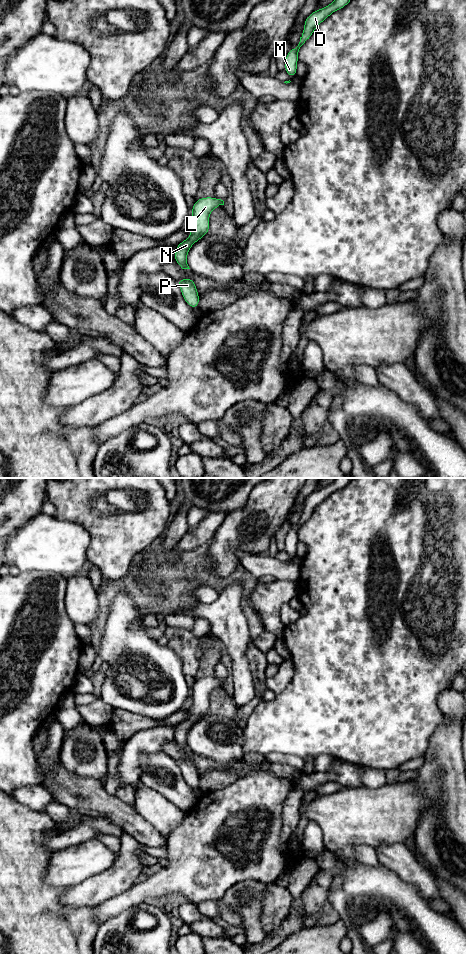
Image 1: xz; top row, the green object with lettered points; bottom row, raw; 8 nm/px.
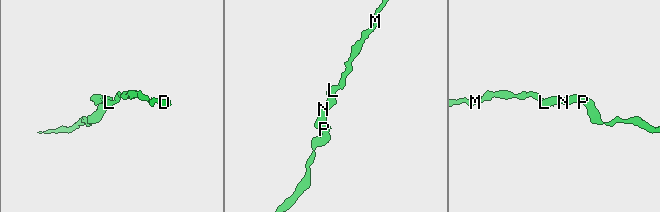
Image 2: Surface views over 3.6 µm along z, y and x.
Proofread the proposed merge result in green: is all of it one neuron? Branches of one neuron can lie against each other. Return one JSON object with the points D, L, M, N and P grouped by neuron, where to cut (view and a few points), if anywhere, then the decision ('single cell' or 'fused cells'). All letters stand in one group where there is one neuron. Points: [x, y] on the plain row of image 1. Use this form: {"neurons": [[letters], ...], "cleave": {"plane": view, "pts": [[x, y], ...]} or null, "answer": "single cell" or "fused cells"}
{"neurons": [["D", "L", "M", "N", "P"]], "cleave": null, "answer": "single cell"}

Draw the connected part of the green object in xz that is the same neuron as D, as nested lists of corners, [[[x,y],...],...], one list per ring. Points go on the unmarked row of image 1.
[[[336,478],[335,481],[326,487],[315,490],[304,502],[304,511],[300,517],[300,522],[296,528],[291,528],[285,538],[284,550],[289,554],[290,558],[297,555],[298,532],[300,527],[312,516],[316,507],[322,503],[333,492],[345,487],[353,478]]]

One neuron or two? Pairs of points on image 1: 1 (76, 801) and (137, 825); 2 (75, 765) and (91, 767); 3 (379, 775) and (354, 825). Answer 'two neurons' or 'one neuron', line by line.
1: one neuron
2: one neuron
3: two neurons

